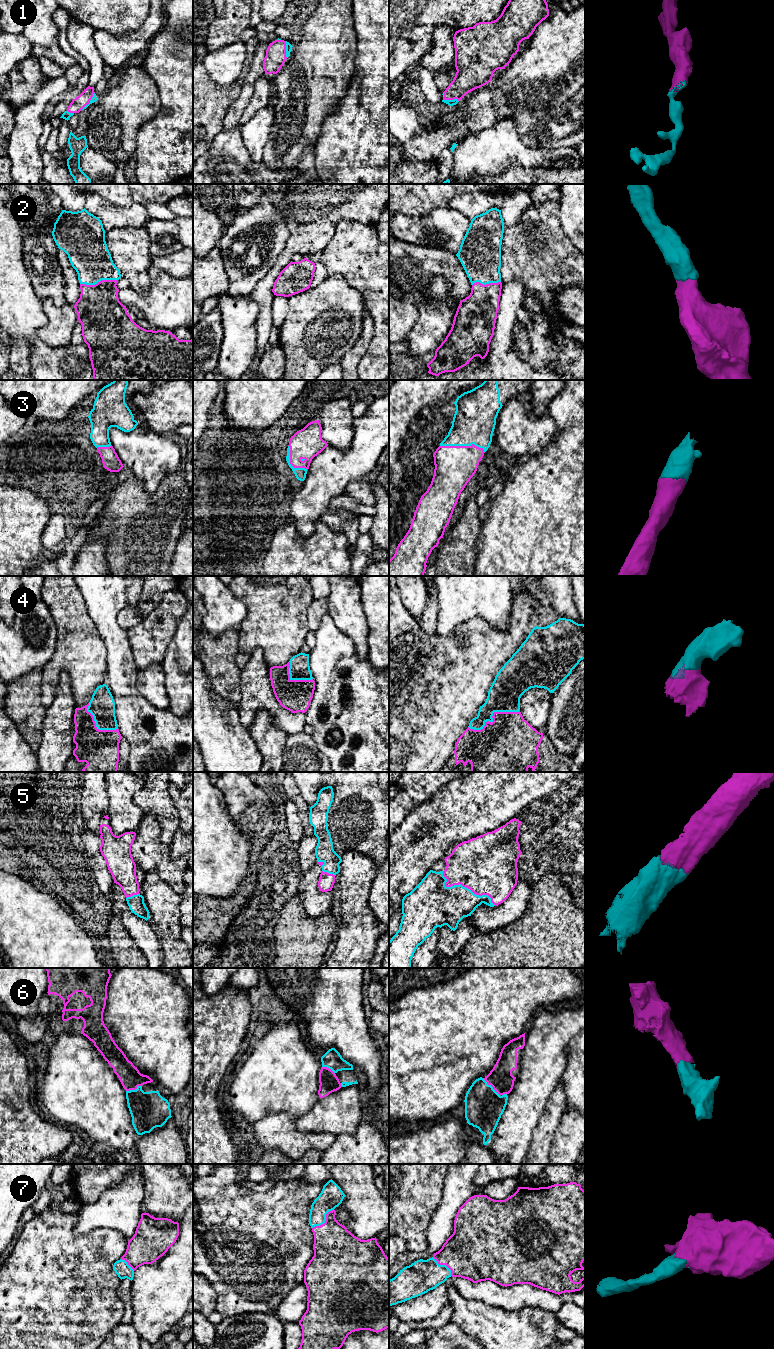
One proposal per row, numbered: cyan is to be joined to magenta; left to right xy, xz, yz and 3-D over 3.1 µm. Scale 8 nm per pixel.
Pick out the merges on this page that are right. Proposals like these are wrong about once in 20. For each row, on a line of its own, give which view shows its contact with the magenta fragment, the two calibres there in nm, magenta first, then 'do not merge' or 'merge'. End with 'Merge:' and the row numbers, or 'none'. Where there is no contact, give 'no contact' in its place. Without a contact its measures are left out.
1: yz | 220/50 nm | merge
2: xy | 360/320 nm | merge
3: yz | 320/340 nm | merge
4: yz | 440/260 nm | merge
5: yz | 480/320 nm | merge
6: yz | 190/300 nm | merge
7: xz | 360/190 nm | merge
Merge: 1, 2, 3, 4, 5, 6, 7

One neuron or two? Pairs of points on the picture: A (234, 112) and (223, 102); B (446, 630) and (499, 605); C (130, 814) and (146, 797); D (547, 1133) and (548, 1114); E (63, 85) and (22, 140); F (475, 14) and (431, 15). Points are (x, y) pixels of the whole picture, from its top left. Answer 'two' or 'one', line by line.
A: two
B: one
C: two
D: one
E: one
F: one

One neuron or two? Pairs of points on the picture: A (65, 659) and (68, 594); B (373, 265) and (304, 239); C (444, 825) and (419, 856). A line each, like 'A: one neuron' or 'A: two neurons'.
A: one neuron
B: two neurons
C: one neuron

